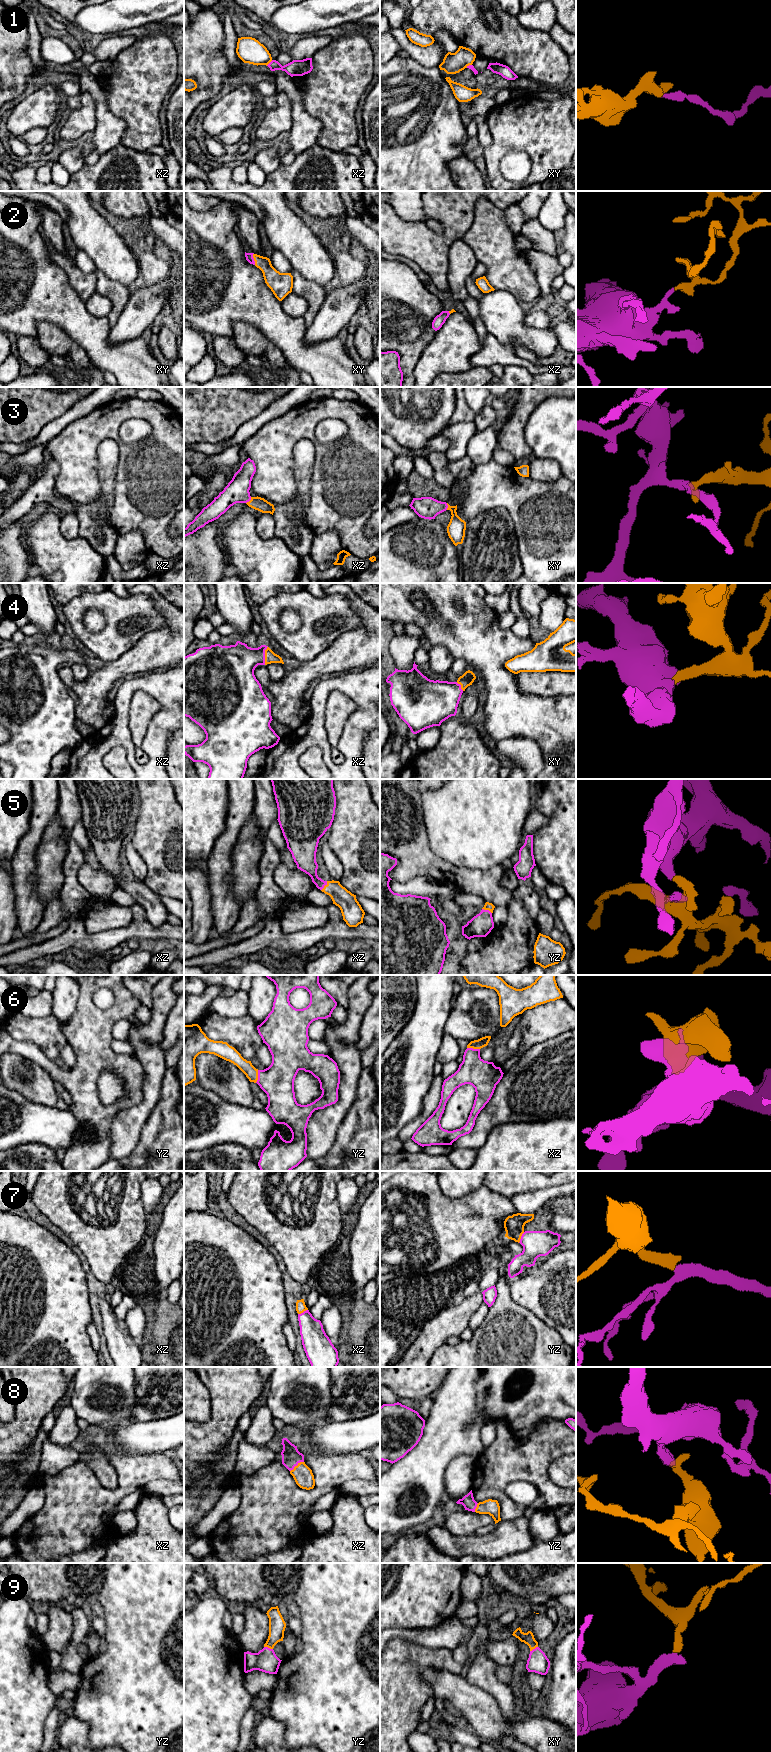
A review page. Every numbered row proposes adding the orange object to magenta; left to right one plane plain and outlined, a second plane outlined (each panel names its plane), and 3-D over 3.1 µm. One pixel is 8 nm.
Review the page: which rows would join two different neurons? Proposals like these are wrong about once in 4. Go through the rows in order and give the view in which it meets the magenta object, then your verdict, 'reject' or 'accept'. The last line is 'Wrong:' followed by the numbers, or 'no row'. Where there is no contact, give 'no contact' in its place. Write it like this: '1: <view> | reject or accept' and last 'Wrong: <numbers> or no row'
1: xz | reject
2: xy | accept
3: xz | accept
4: xz | accept
5: xz | accept
6: yz | accept
7: yz | accept
8: xz | accept
9: yz | accept
Wrong: 1

